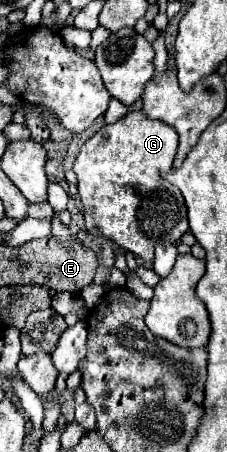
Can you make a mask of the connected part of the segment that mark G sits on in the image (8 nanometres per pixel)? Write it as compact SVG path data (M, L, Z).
M140 110L128 112L114 124L104 124L86 140L74 160L78 192L86 210L86 230L116 242L144 262L154 260L156 244L176 244L188 232L184 198L164 178L172 168L176 144L176 130L172 126L150 120Z

